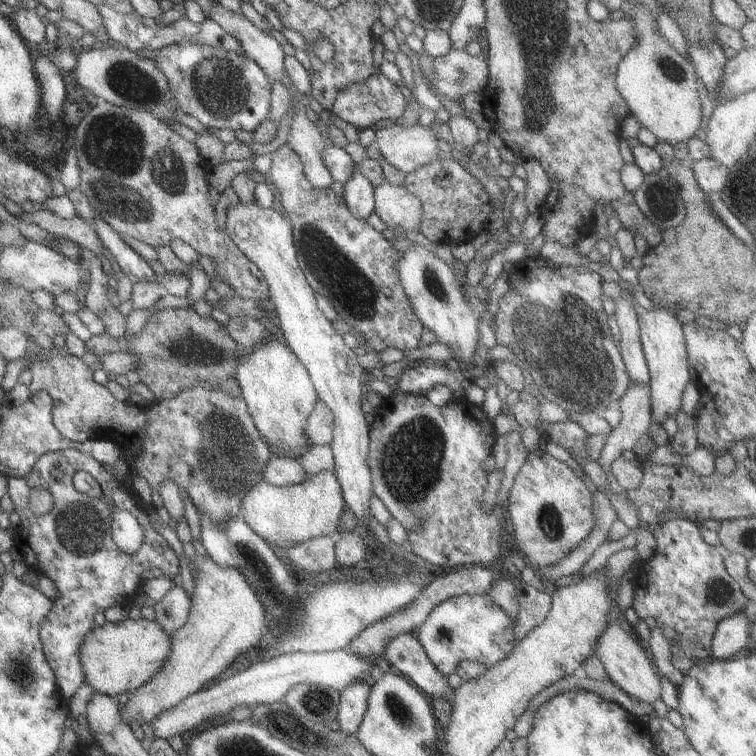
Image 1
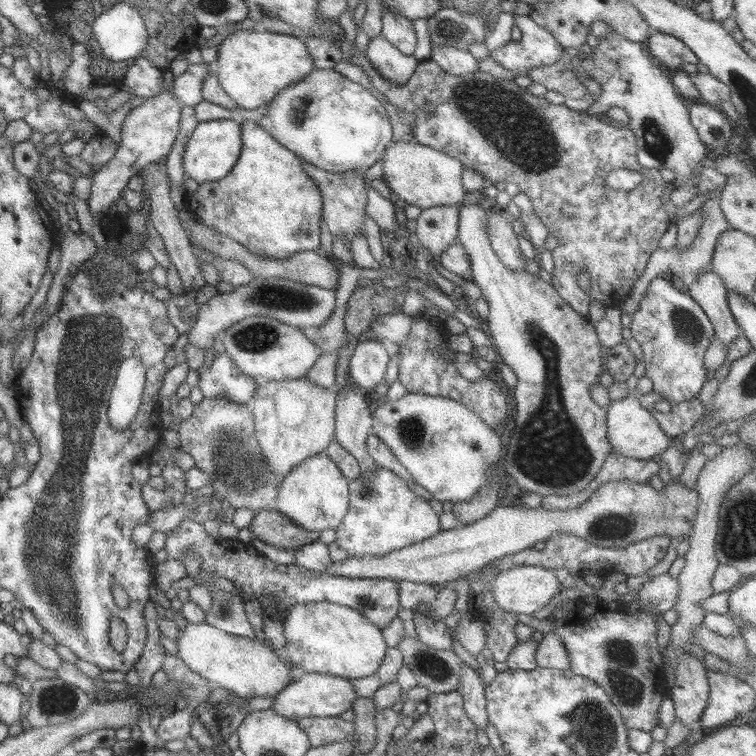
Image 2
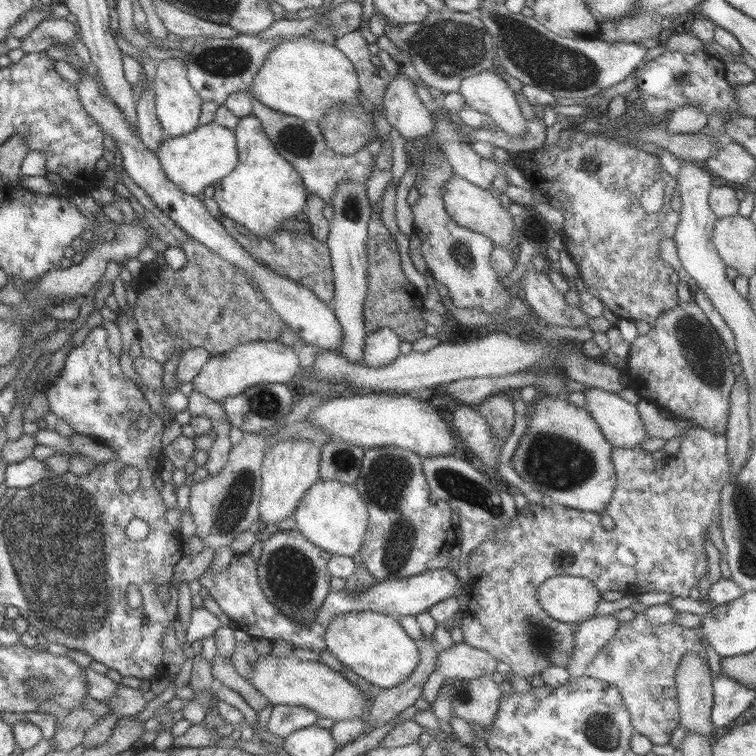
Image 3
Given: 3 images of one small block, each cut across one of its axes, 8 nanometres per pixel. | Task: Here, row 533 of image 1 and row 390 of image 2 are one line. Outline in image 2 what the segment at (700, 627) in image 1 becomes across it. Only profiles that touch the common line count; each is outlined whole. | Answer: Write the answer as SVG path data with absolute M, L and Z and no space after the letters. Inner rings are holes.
M659 276L648 282L637 308L630 314L628 330L630 338L639 344L644 376L651 381L657 398L679 404L698 396L707 371L702 359L714 331L699 304L673 279Z

